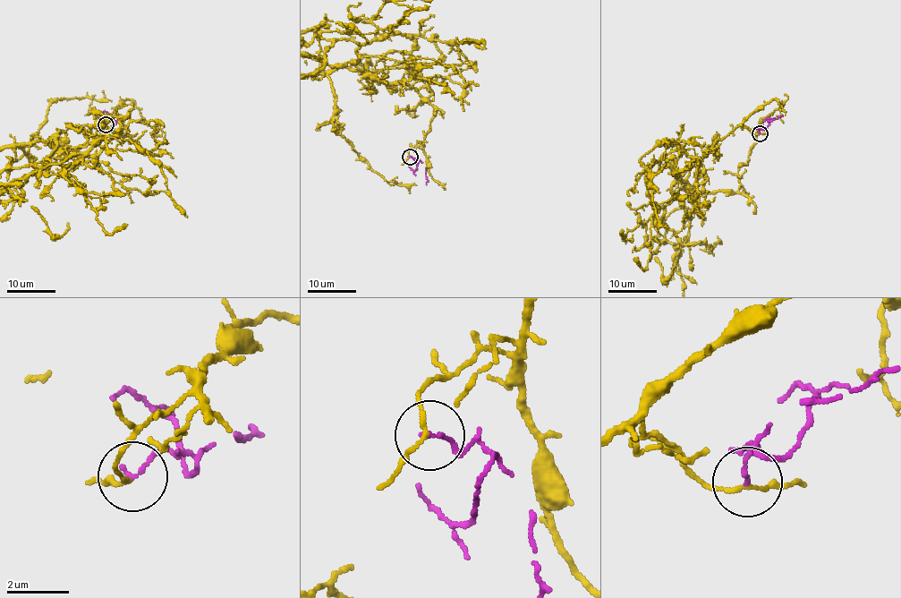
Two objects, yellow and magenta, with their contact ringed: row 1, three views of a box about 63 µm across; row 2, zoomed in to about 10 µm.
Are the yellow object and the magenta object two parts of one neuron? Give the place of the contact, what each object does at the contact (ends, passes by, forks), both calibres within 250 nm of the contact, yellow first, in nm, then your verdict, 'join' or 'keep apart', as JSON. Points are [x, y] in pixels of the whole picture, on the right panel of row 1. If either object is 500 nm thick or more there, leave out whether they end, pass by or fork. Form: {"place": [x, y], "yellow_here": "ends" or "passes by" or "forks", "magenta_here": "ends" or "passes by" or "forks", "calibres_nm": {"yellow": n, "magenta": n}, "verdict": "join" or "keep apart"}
{"place": [760, 133], "yellow_here": "passes by", "magenta_here": "ends", "calibres_nm": {"yellow": 120, "magenta": 140}, "verdict": "keep apart"}

